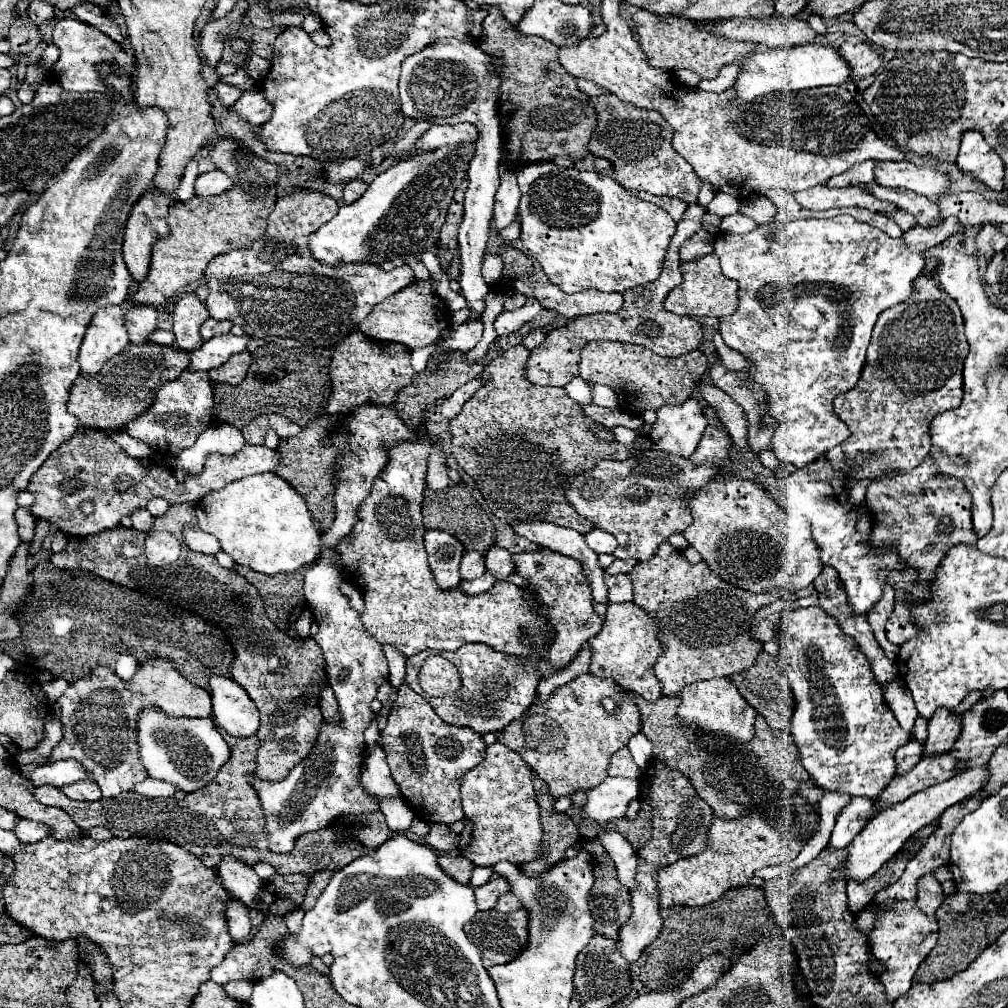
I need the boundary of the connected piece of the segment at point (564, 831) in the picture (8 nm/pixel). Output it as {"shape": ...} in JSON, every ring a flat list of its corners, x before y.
{"shape":[[534,777,534,789,536,789,536,801,540,805,540,821,544,827,542,837,542,853,536,861,524,863,522,871,530,877,538,877,550,867,558,865,558,861,566,859,566,849,576,847,580,841,578,829,572,823,572,819,566,813,554,811,554,799,548,795,546,783]]}

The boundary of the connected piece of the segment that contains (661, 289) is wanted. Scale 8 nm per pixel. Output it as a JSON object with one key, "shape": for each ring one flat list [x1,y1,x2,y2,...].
{"shape":[[698,203,690,205,686,209,682,221,678,223,674,237,670,239,666,259,664,259,664,269,656,281,628,289,624,293,624,305,618,313,596,313,596,315,580,316,562,329,554,329,552,333,548,333,544,343,536,349,536,353,534,353,534,349,530,351,530,359,526,363,526,377,538,385,554,385,554,387,568,385,578,375,580,351,584,349,586,343,590,343,594,339,608,339,608,341,642,345,642,347,654,351,662,357,678,357,682,353,698,349,704,341,704,327,694,317,668,313,664,309,664,299,672,291,672,287,682,283,678,249,680,249,680,243,690,239,700,229,704,213,706,213,706,209]]}

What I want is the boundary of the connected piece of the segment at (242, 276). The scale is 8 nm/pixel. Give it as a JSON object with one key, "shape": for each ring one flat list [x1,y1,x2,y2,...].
{"shape":[[298,191,278,199,267,220,266,235,260,241,256,241,252,249,222,253,208,263,204,279,210,287,210,295,206,301,210,315,214,315,216,319,228,319,236,325,242,325,244,333,254,339,278,343,288,349,298,345,330,347,340,343,346,335,350,335,350,331,356,331,364,317,372,311,372,307,408,287,408,283,414,281,414,273,408,265,396,267,390,273,386,273,380,267,374,267,372,263,328,267,314,261,308,253,308,235,314,233,326,221,330,221,336,213,338,203,322,193]]}

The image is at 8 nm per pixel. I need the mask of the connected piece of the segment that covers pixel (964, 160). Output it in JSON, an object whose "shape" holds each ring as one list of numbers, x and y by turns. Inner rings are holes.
{"shape":[[968,131,962,137,962,145,960,145,956,163,964,175,988,187,996,195,1004,189,1002,159,986,145,984,137,978,135,978,131]]}

